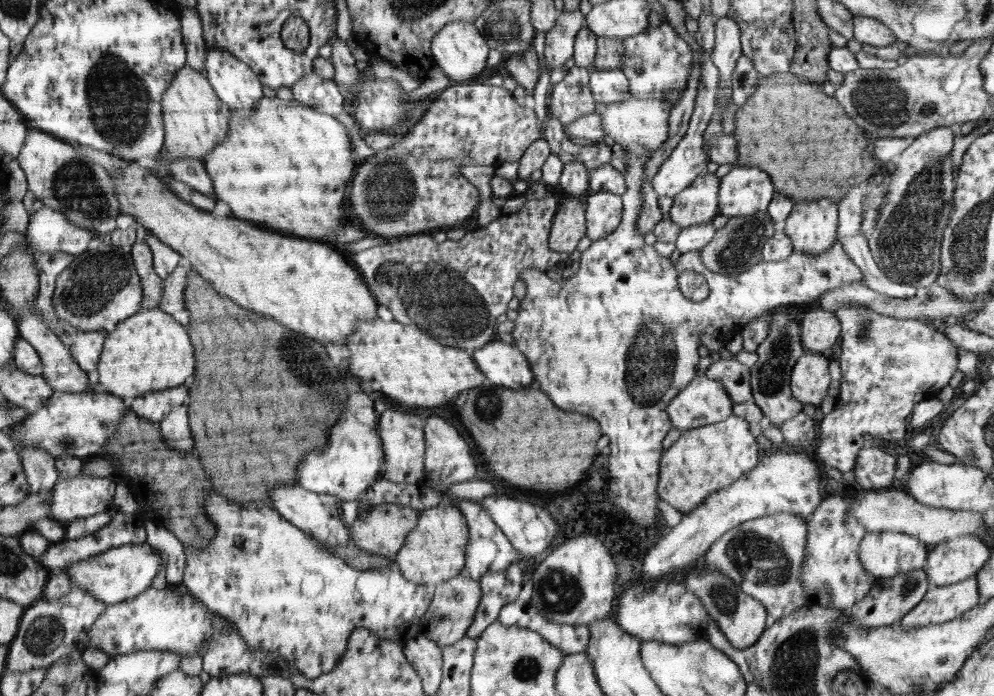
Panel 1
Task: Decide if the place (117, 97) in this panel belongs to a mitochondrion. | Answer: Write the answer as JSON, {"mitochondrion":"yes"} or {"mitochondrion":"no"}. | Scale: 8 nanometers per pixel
{"mitochondrion":"yes"}

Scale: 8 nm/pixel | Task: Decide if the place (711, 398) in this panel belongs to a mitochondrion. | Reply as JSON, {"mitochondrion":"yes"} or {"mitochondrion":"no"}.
{"mitochondrion":"no"}

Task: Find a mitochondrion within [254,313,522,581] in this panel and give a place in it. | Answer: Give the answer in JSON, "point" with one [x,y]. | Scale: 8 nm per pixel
{"point":[486,403]}

